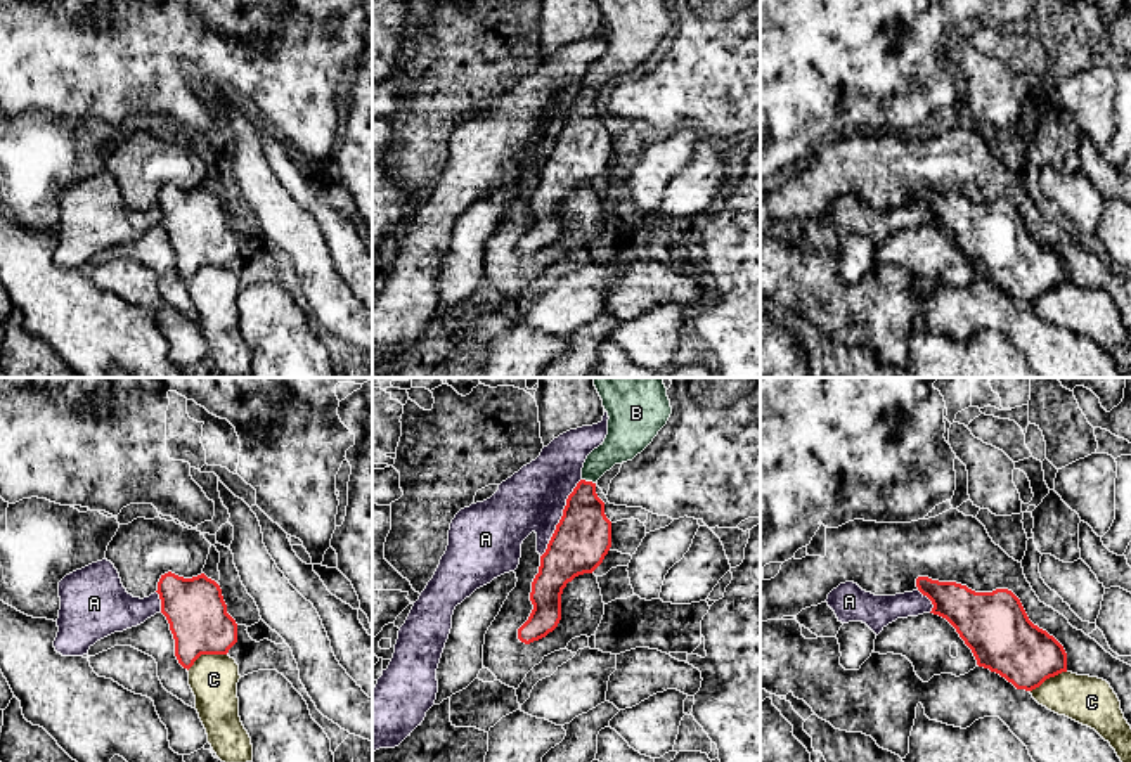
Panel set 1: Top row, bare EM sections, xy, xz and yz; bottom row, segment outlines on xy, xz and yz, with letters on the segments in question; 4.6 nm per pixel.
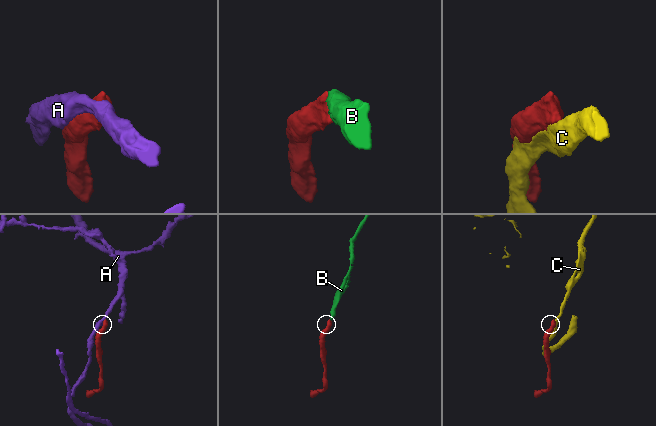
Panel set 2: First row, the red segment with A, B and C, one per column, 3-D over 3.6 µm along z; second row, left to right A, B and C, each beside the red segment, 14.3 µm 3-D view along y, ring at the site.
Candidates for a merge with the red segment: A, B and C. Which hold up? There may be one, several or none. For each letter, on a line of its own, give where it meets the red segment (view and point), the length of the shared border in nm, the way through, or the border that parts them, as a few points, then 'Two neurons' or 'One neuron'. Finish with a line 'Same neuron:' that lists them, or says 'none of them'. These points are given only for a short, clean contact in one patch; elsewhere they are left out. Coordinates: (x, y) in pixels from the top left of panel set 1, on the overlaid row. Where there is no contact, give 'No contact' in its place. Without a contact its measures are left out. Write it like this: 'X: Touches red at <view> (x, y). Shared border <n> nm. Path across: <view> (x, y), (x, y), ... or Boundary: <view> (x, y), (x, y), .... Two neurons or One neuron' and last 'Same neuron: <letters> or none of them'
A: Touches red at xz (562, 518). Shared border 420 nm. Boundary: xz (581, 478), (568, 496), (563, 515), (541, 556). Two neurons
B: Touches red at xz (589, 482). Shared border 70 nm. Path across: xz (584, 534), (584, 492), (589, 482), (624, 440). One neuron
C: Touches red at xy (205, 653). Shared border 200 nm. Two neurons
Same neuron: B

